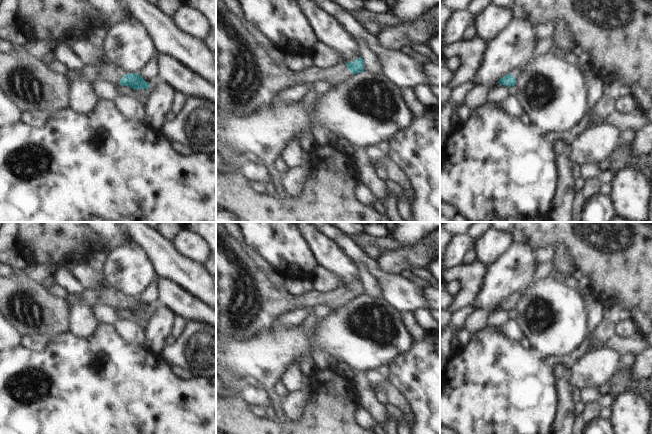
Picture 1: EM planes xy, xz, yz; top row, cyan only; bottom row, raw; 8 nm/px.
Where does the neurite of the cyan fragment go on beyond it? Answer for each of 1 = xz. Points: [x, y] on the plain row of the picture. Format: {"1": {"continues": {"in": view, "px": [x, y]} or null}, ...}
{"1": {"continues": {"in": "xz", "px": [251, 303]}}}

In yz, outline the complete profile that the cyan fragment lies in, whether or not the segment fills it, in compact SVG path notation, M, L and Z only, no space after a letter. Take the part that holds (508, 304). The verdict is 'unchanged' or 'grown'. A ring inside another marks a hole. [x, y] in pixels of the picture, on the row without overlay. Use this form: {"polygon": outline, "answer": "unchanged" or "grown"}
{"polygon": "M523 291L515 293L511 298L507 298L500 302L499 309L505 309L508 312L515 309L516 303L522 298Z", "answer": "grown"}

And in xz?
{"polygon": "M216 222L216 269L220 275L217 285L222 308L218 337L223 341L247 341L268 330L279 317L297 308L326 305L335 311L352 298L364 295L364 284L359 281L352 287L339 286L331 292L313 290L301 296L279 289L255 263L242 244L232 236L225 222Z", "answer": "grown"}

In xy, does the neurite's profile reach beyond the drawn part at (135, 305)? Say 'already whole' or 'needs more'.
needs more

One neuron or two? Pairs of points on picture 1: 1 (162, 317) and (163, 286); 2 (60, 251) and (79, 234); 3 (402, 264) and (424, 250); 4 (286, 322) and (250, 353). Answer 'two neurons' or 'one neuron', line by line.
1: two neurons
2: one neuron
3: one neuron
4: two neurons

